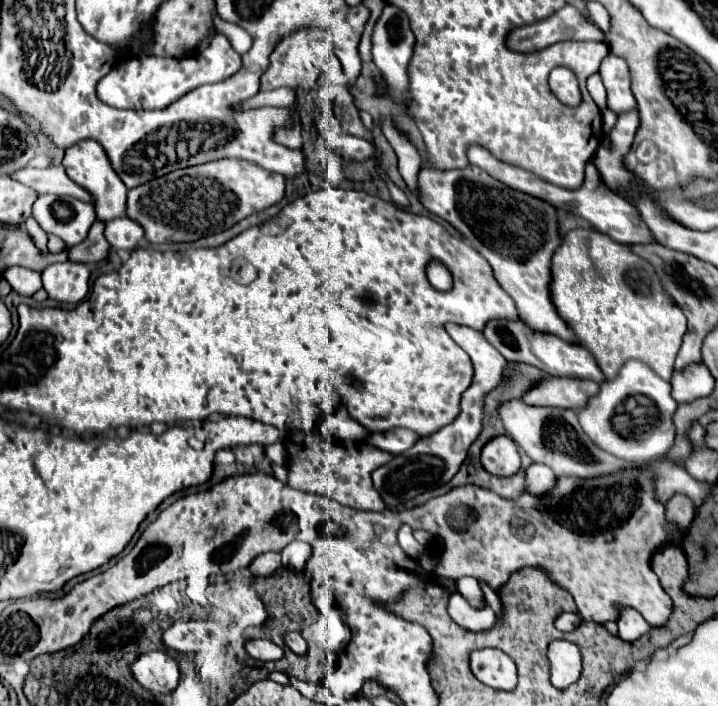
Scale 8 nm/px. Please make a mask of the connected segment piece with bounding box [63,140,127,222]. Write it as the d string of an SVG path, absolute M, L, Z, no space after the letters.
M81 140L79 144L73 144L63 158L63 166L67 170L67 176L77 182L79 186L83 186L85 190L91 192L93 200L95 200L95 212L99 220L113 220L123 216L125 212L125 196L127 196L127 186L119 180L117 172L111 168L111 164L107 162L107 156L103 152L103 146L97 140Z

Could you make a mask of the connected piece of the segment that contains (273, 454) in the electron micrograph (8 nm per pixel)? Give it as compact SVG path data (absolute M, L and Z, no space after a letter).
M273 444L273 446L265 446L265 456L275 462L275 464L285 464L285 448L283 444Z

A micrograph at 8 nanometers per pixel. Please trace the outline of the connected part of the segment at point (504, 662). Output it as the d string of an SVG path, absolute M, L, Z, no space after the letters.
M497 648L471 652L471 672L479 682L495 690L513 690L517 686L515 662Z

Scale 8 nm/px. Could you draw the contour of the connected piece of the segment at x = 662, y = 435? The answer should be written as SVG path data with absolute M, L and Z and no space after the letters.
M629 360L615 380L601 384L599 394L577 416L587 436L599 448L629 462L649 462L665 456L675 442L675 408L677 402L671 398L671 384L659 378L647 364Z

